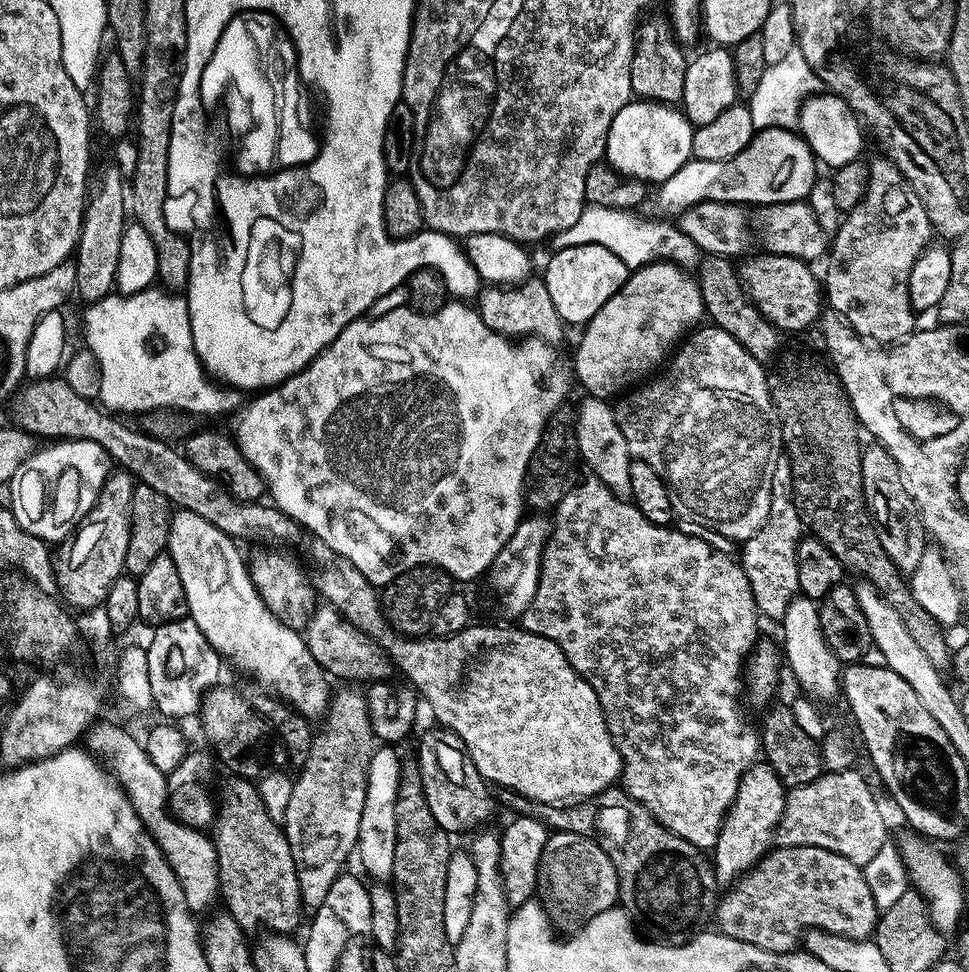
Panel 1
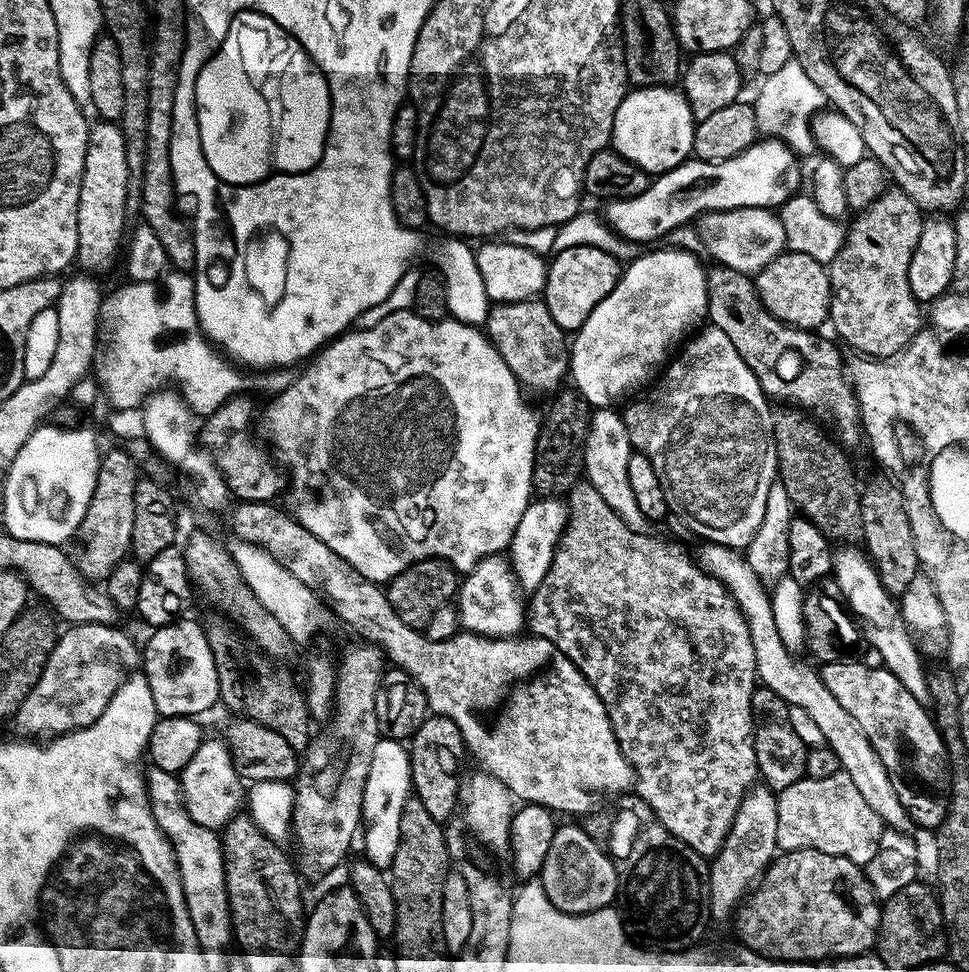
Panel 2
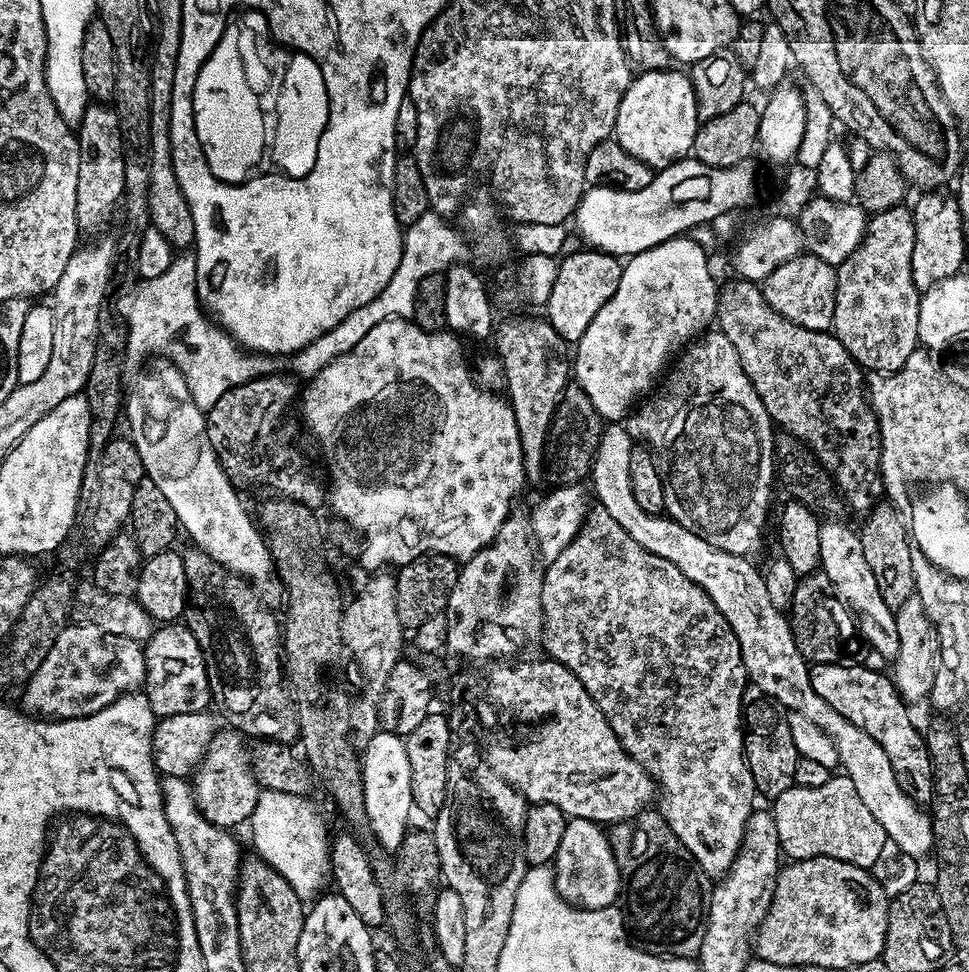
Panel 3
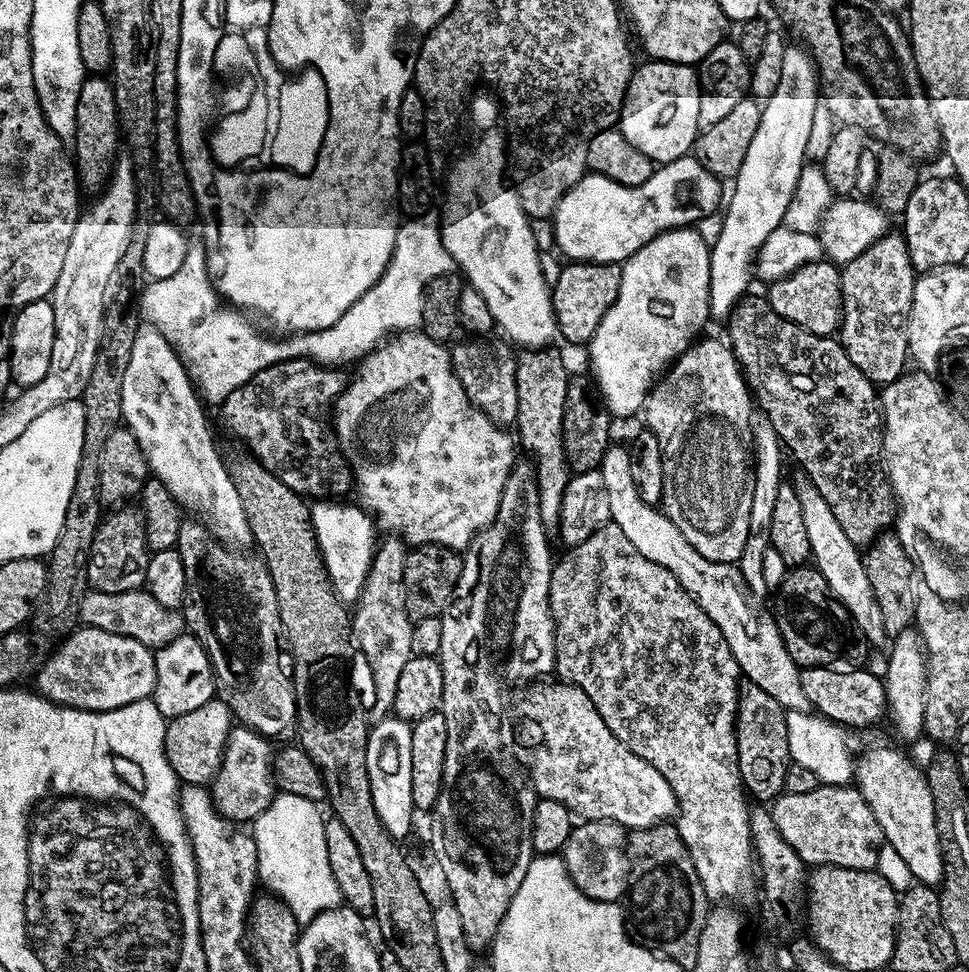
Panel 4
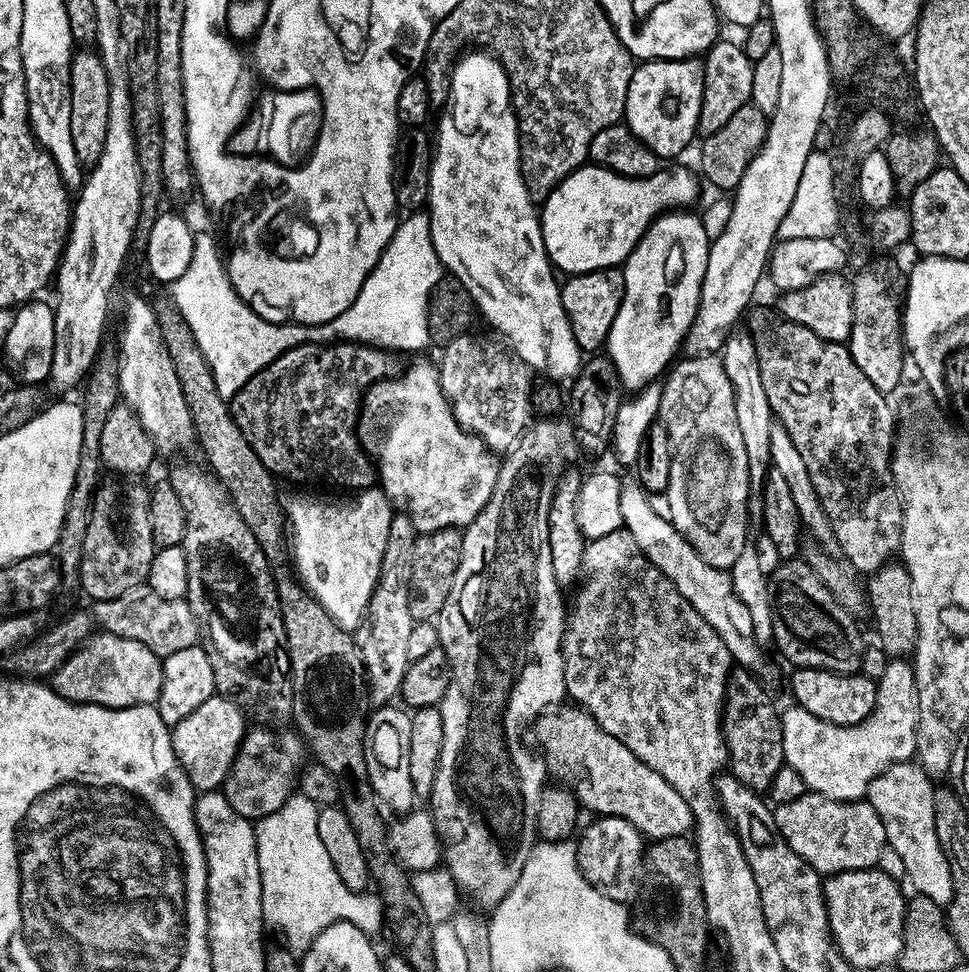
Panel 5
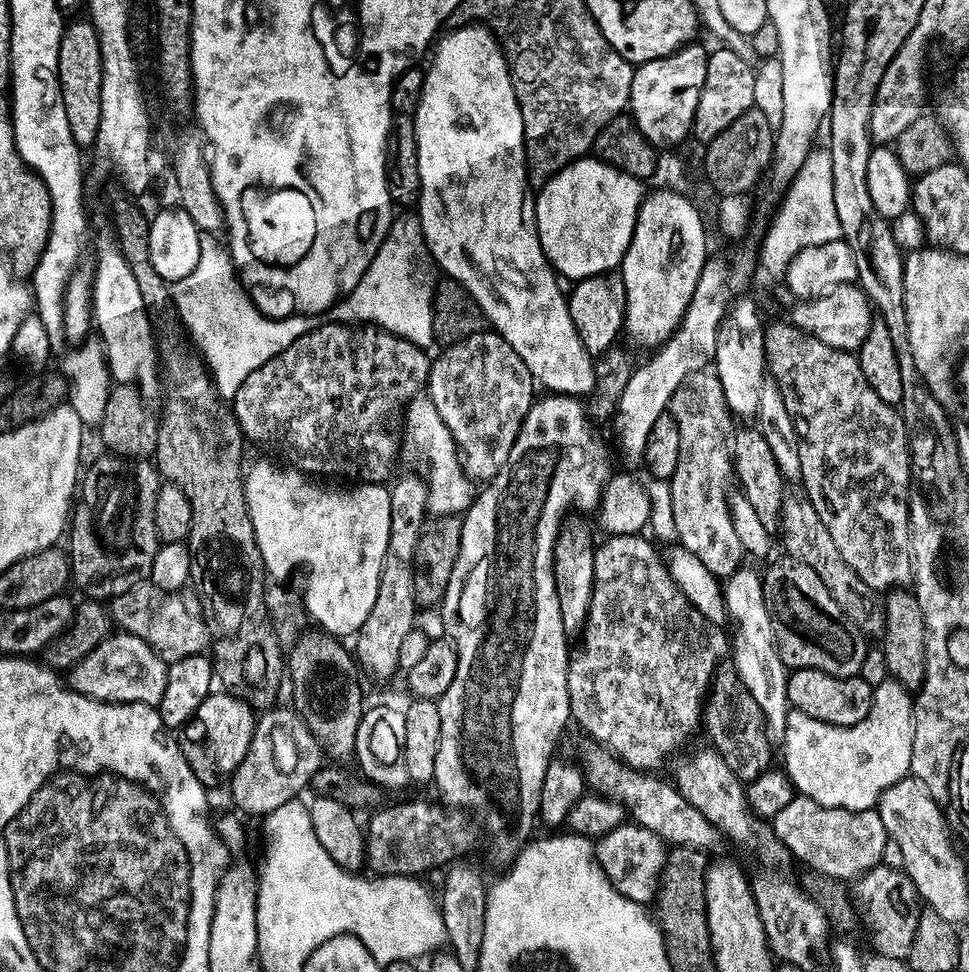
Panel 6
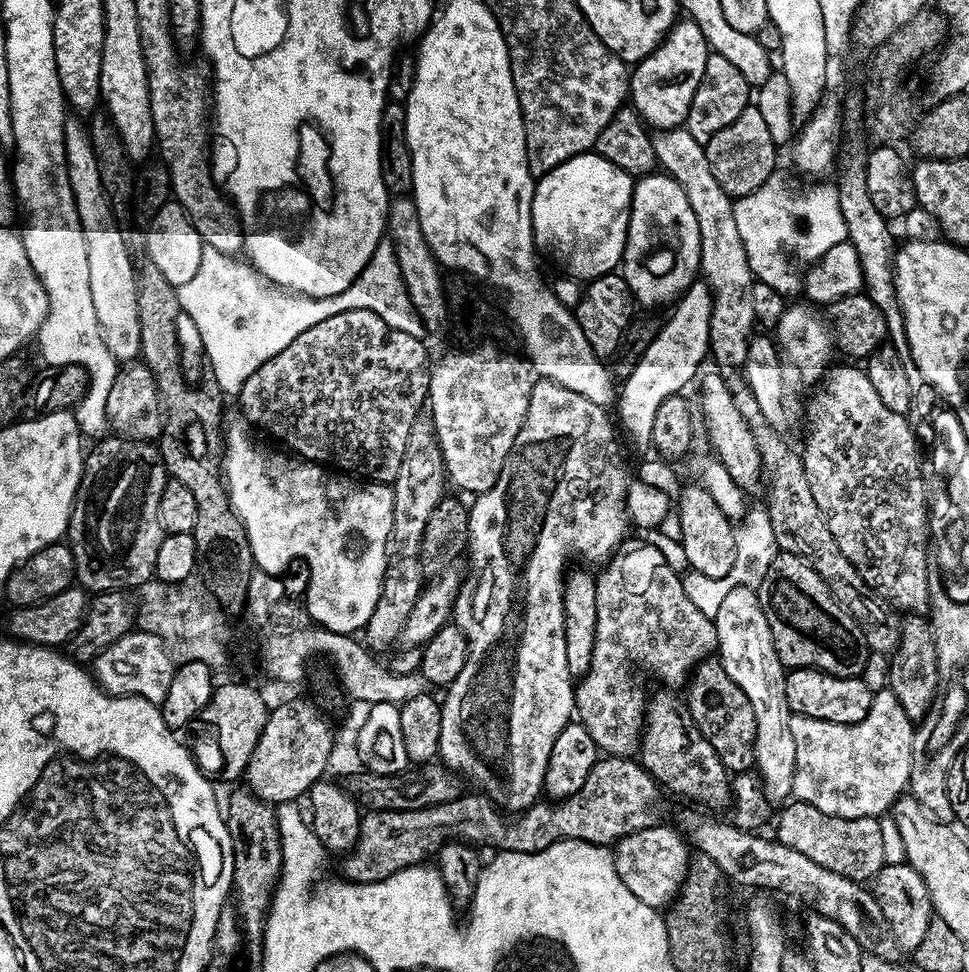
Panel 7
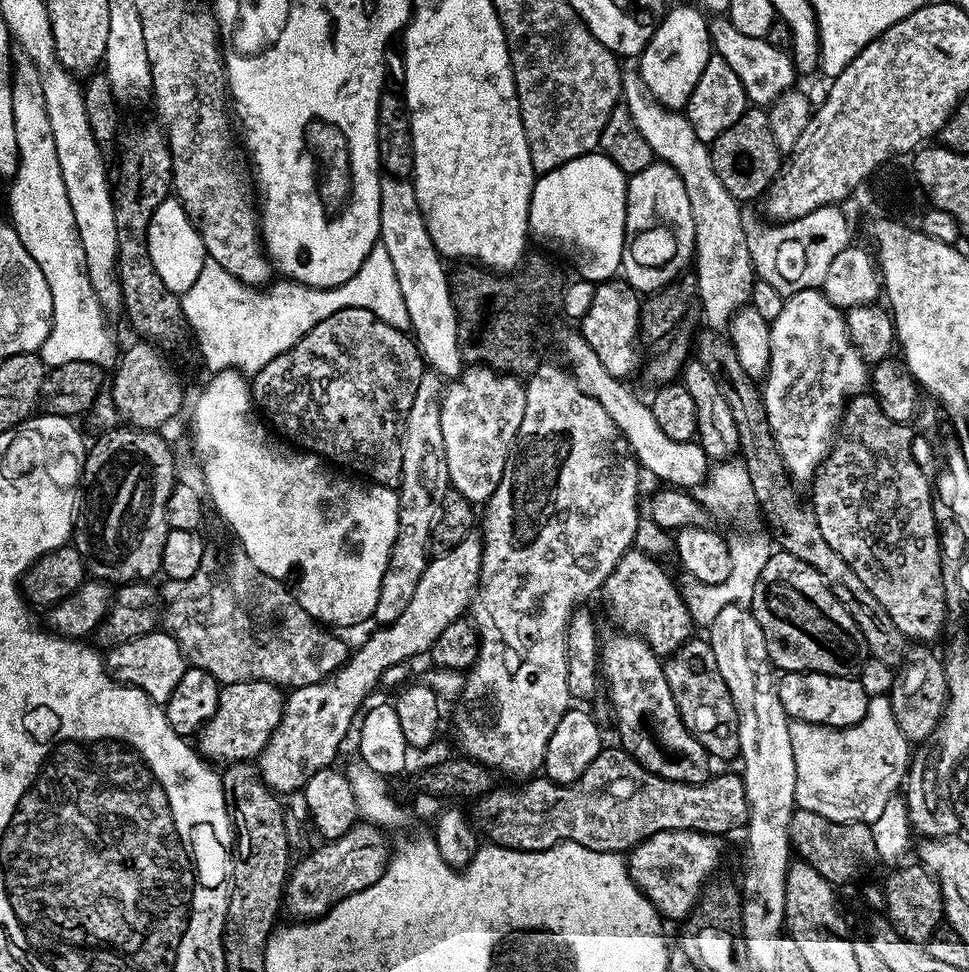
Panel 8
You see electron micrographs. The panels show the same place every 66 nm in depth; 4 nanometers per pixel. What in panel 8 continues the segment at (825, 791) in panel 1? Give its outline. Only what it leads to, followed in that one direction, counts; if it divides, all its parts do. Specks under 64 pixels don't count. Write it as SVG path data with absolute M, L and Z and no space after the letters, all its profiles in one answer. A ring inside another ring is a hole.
M802 808L792 814L788 839L795 855L814 866L814 870L818 870L818 874L822 874L822 878L826 878L834 886L841 886L847 880L862 875L871 864L877 863L874 834L866 824L834 822L830 818L822 818L822 814L814 814Z

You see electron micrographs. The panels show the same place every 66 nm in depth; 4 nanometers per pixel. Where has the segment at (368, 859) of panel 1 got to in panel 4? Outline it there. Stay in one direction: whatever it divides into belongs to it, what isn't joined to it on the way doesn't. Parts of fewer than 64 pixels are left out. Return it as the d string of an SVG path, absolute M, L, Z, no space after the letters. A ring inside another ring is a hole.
M395 714L377 719L368 729L366 770L370 774L370 794L382 826L394 837L403 838L412 828L412 795L410 794L410 738L412 724Z

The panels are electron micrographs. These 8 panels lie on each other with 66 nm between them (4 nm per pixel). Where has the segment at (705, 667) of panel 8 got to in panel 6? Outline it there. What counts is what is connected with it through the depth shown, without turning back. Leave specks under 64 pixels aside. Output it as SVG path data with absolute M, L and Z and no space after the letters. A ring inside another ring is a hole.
M722 662L712 675L712 686L704 702L702 713L703 731L708 731L711 747L734 770L736 777L745 782L756 780L763 772L771 769L773 741L768 738L768 725L754 694L738 678L736 668L730 662Z

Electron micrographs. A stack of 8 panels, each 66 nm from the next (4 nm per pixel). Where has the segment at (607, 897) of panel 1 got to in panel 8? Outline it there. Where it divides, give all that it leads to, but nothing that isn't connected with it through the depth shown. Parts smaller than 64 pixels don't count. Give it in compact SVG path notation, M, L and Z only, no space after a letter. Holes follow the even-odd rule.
M682 829L656 833L627 853L628 873L661 917L684 922L696 908L705 885L713 879L712 871L720 864L720 842L719 835Z

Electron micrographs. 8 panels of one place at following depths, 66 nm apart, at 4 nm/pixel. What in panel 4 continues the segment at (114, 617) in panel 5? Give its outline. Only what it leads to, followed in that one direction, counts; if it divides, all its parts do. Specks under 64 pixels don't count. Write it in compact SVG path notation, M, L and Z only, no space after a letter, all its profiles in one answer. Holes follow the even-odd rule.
M139 588L122 594L89 590L80 603L80 618L85 625L110 630L110 634L122 634L122 638L134 638L134 642L142 642L142 646L153 650L174 642L186 632L183 615L177 609L162 606L148 591Z

